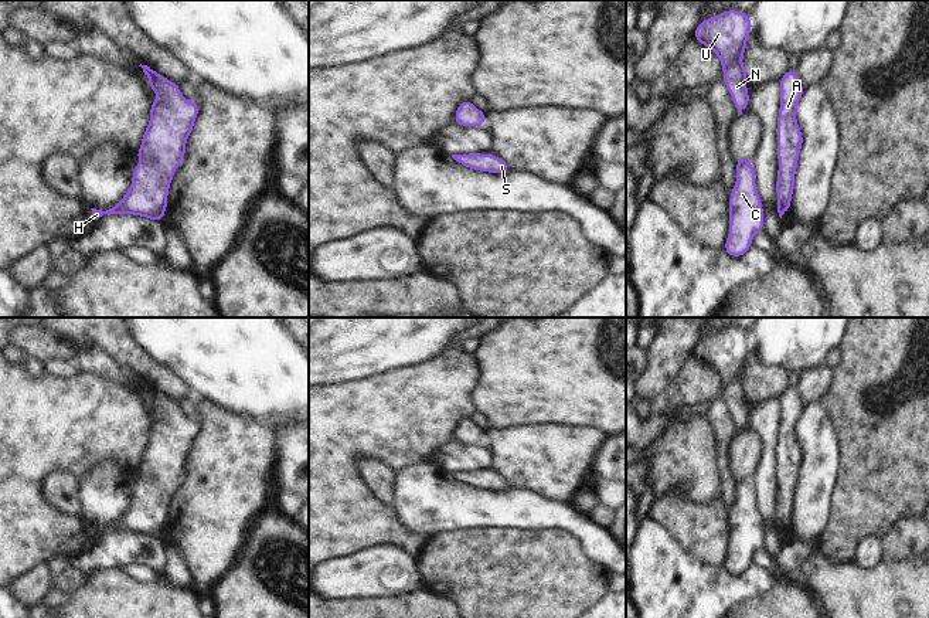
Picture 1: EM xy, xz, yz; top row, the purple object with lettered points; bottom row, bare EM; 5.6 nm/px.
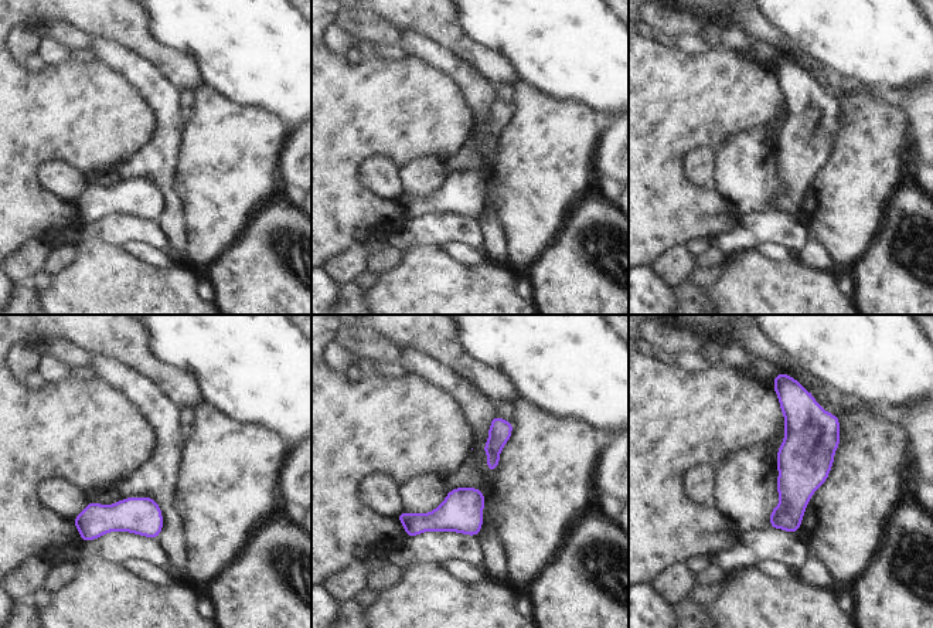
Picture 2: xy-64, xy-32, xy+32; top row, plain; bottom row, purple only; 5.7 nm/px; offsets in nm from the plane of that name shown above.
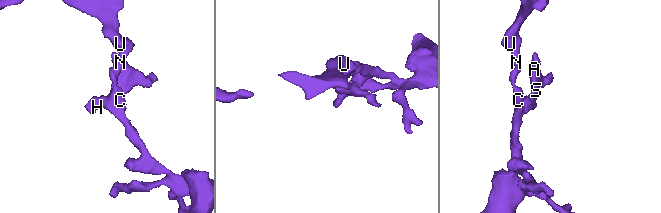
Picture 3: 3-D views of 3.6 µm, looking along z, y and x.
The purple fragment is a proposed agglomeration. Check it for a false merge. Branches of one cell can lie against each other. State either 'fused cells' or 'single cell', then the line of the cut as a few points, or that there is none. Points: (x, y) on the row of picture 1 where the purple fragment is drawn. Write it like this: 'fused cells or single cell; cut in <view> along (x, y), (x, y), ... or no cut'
single cell; no cut

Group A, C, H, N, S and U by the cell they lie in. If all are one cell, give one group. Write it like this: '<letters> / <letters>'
A C H N S U

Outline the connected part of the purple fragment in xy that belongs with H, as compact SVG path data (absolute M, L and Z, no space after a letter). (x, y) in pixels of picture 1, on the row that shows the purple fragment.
M147 65L143 68L144 75L149 77L150 88L157 94L157 99L150 106L150 122L144 130L142 146L136 154L137 163L132 176L132 187L123 196L120 203L106 211L92 210L95 220L103 214L135 214L163 221L167 208L169 187L174 172L186 154L186 142L193 130L194 120L198 115L198 103L187 101L178 89L178 84L166 79Z

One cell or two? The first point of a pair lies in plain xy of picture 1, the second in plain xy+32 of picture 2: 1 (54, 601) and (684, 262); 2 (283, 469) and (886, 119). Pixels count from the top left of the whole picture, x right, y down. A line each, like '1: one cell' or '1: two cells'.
1: two cells
2: two cells

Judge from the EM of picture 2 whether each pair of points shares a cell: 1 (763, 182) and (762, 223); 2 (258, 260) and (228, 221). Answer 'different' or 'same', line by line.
1: different
2: different

